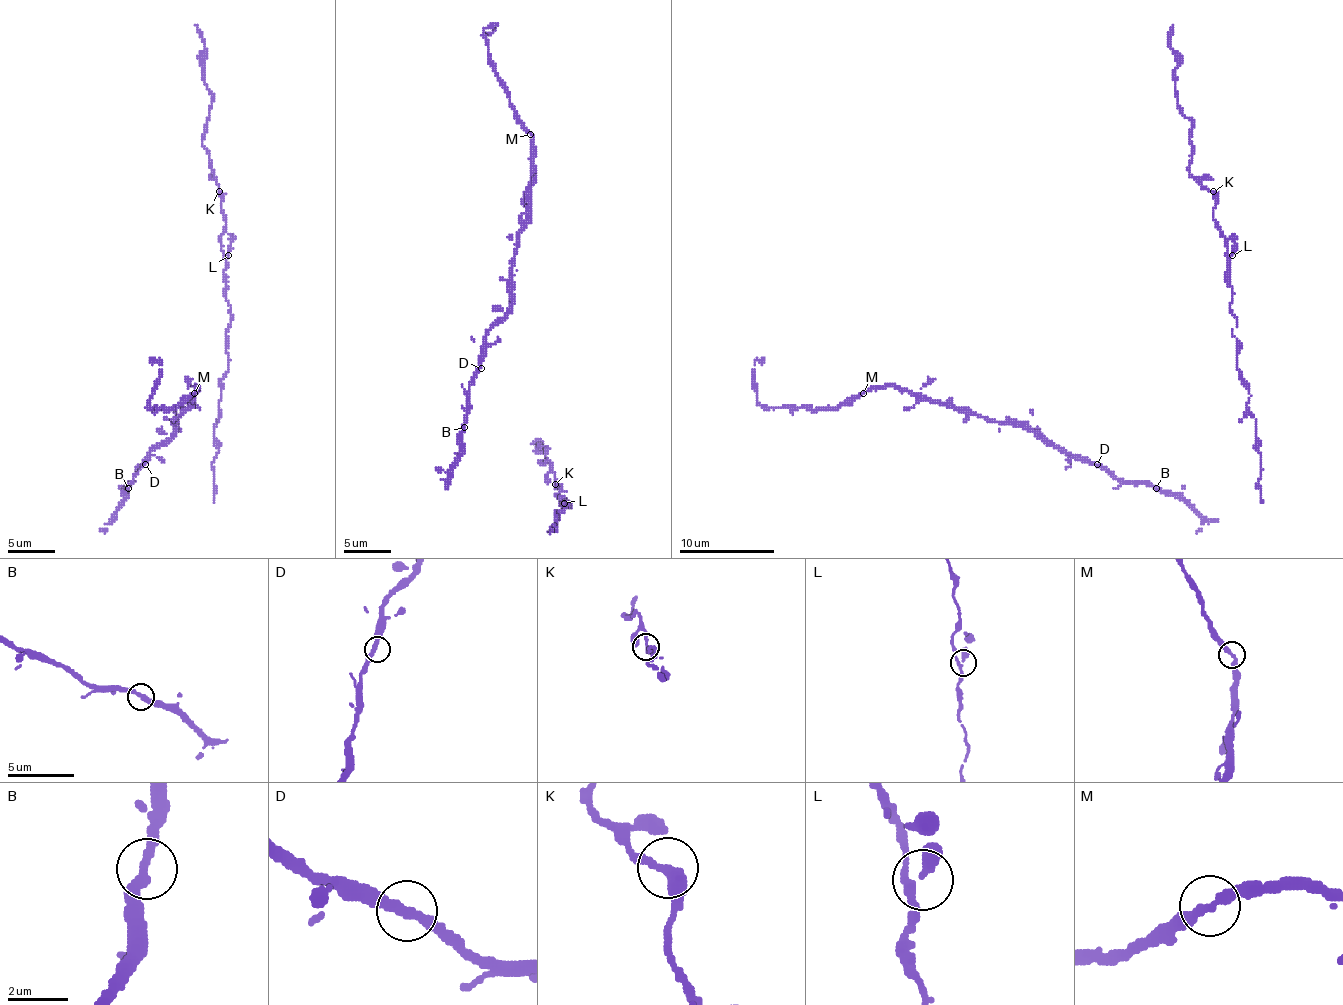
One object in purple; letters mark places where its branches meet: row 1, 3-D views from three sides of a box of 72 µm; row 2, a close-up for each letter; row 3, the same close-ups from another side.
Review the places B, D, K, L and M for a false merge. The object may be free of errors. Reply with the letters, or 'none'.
none

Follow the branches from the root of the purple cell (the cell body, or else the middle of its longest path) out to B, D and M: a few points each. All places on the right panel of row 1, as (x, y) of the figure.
B: (1213, 519), (1201, 519), (1182, 500), (1165, 495), (1156, 488)
D: (1213, 519), (1201, 519), (1182, 500), (1165, 495), (1151, 486), (1123, 483), (1097, 464)
M: (1213, 519), (1201, 519), (1151, 486), (1123, 483), (1021, 426), (918, 400), (895, 386), (864, 393)

